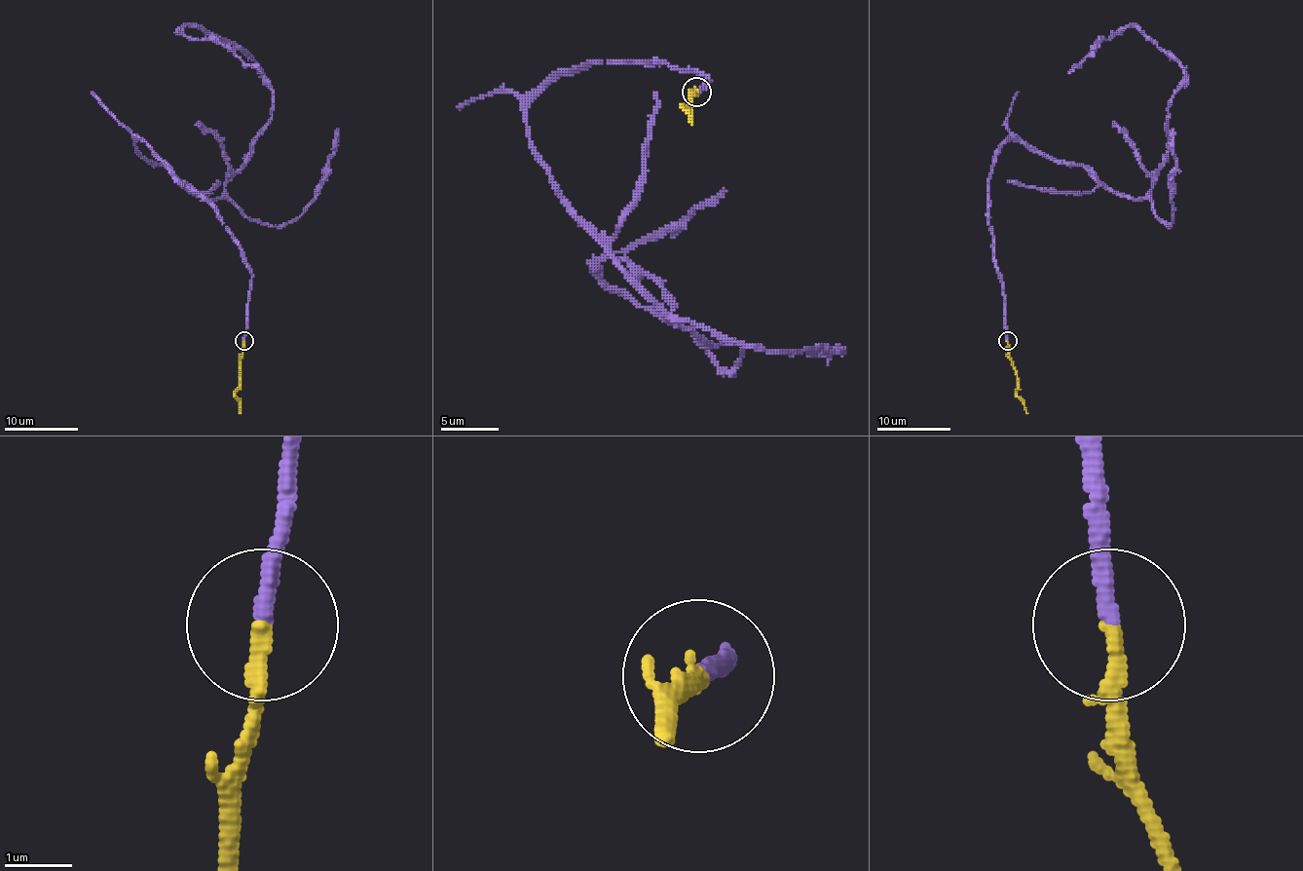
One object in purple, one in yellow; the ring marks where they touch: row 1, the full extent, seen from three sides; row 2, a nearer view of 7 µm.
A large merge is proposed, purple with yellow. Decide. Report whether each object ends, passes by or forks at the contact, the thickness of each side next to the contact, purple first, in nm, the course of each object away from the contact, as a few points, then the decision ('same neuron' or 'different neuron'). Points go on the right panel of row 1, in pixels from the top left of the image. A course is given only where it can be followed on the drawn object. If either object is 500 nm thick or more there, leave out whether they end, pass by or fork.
purple ends; yellow ends; calibres 240 and 240 nm; course purple (1008, 341), (994, 155), (1025, 141), (1142, 199), (1185, 69), (1130, 25), (1070, 73); course yellow (1008, 341), (1017, 376), (1017, 397), (1027, 413); same neuron

